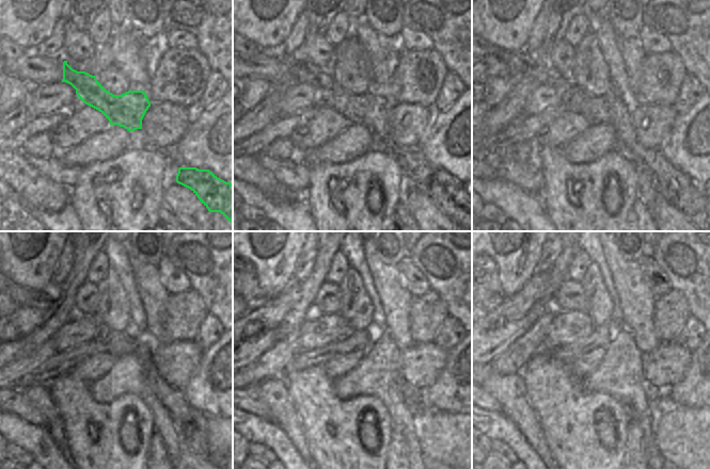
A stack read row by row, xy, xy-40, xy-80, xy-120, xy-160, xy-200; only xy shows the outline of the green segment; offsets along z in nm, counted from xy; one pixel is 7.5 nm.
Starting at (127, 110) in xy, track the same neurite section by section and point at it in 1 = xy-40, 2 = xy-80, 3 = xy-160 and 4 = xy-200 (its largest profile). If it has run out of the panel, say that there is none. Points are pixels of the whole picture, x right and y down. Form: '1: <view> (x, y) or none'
1: xy-40 (372, 109)
2: xy-80 (677, 188)
3: xy-160 (254, 296)
4: xy-200 (493, 296)

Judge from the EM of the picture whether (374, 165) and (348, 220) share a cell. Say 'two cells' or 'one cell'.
one cell

